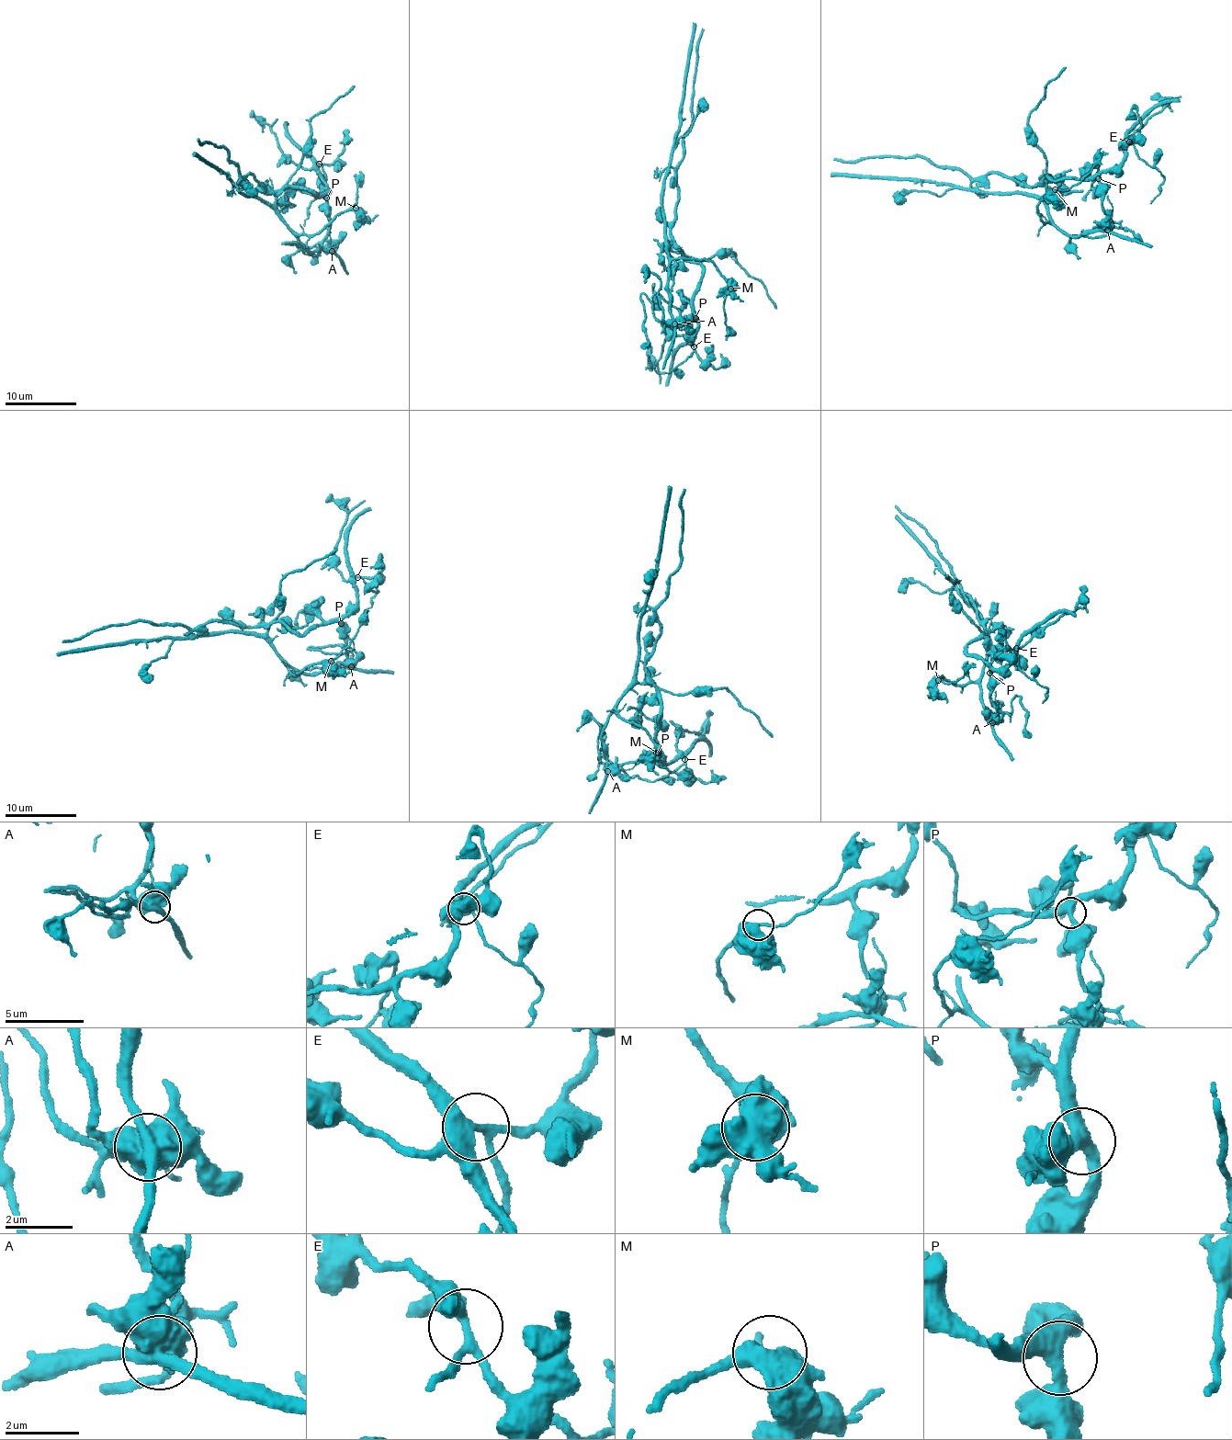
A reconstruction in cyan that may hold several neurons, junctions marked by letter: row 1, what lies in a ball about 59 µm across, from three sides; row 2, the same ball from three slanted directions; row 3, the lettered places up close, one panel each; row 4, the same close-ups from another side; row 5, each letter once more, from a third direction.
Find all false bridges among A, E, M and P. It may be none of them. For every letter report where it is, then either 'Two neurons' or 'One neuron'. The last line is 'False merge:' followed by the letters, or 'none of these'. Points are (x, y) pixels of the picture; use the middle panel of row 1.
A: Place: (674, 323). Two neurons
E: Place: (694, 346). One neuron
M: Place: (730, 289). One neuron
P: Place: (695, 318). One neuron
False merge: A

